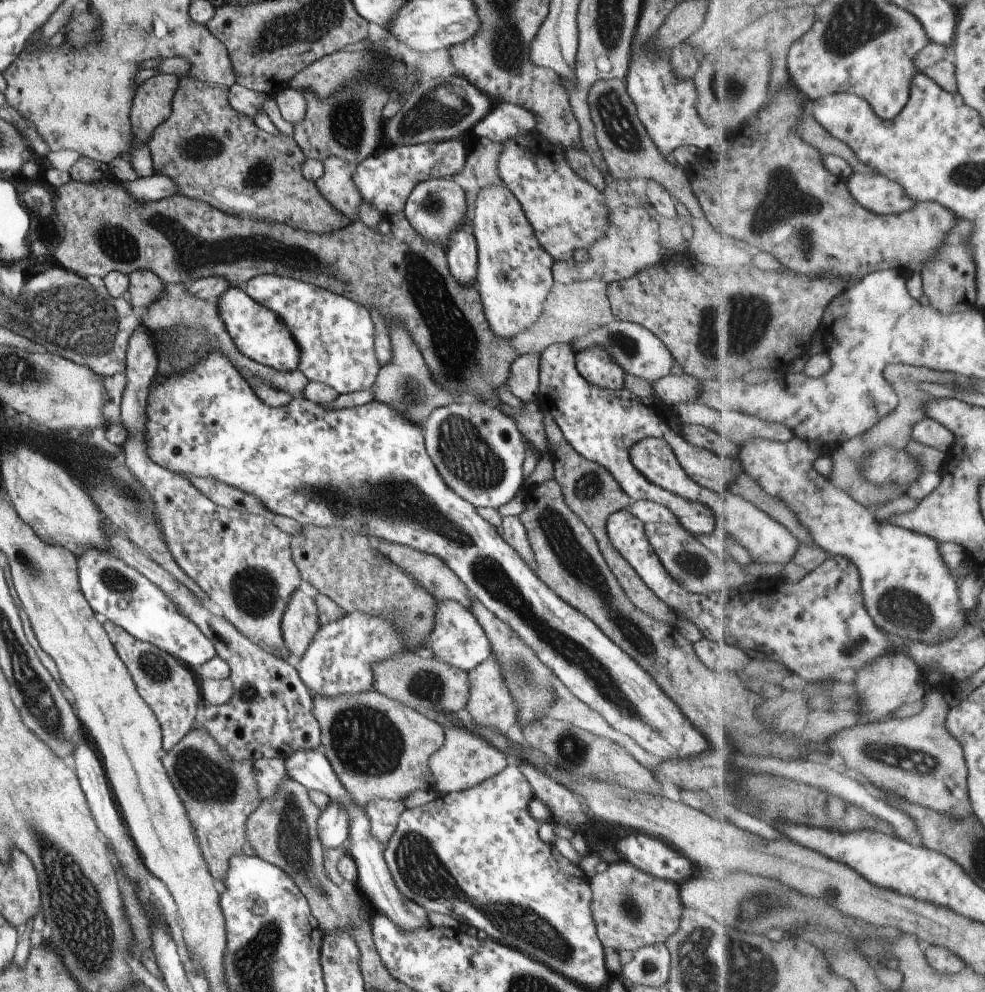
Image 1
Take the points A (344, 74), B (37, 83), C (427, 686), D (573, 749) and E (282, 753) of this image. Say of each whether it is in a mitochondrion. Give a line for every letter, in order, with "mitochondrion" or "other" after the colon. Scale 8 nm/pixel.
A: mitochondrion
B: other
C: mitochondrion
D: mitochondrion
E: other

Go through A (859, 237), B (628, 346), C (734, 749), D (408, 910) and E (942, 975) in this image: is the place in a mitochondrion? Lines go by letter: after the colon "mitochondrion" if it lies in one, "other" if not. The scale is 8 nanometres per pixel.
A: other
B: mitochondrion
C: other
D: mitochondrion
E: other

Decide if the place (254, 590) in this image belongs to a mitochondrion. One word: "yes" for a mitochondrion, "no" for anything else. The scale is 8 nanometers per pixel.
yes

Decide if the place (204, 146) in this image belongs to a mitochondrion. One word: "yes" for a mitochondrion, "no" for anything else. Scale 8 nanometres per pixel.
yes

